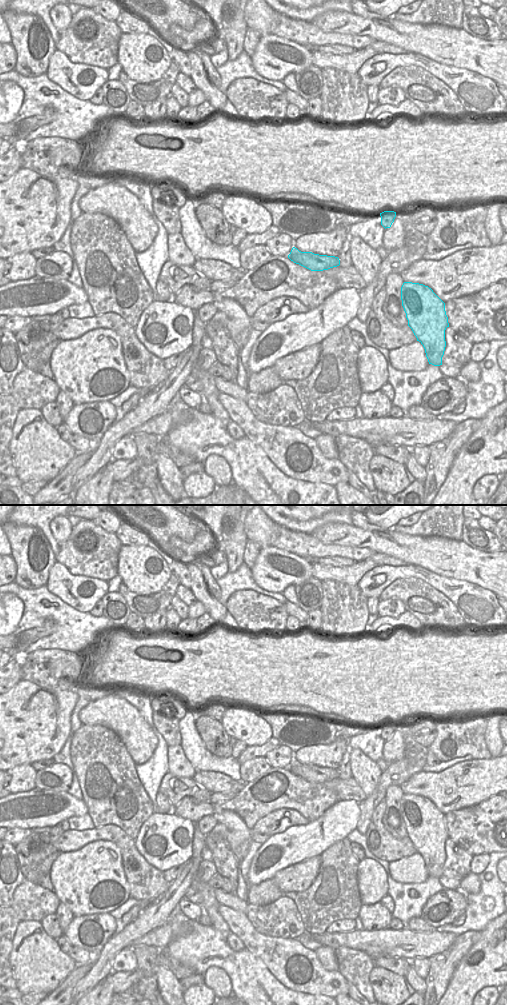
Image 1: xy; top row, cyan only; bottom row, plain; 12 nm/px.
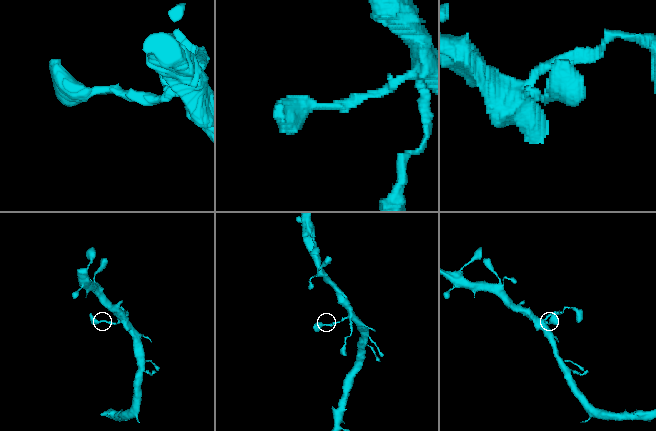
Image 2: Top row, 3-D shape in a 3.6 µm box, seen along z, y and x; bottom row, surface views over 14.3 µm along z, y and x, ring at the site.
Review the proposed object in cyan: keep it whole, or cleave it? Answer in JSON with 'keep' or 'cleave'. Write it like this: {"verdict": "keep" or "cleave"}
{"verdict": "keep"}

